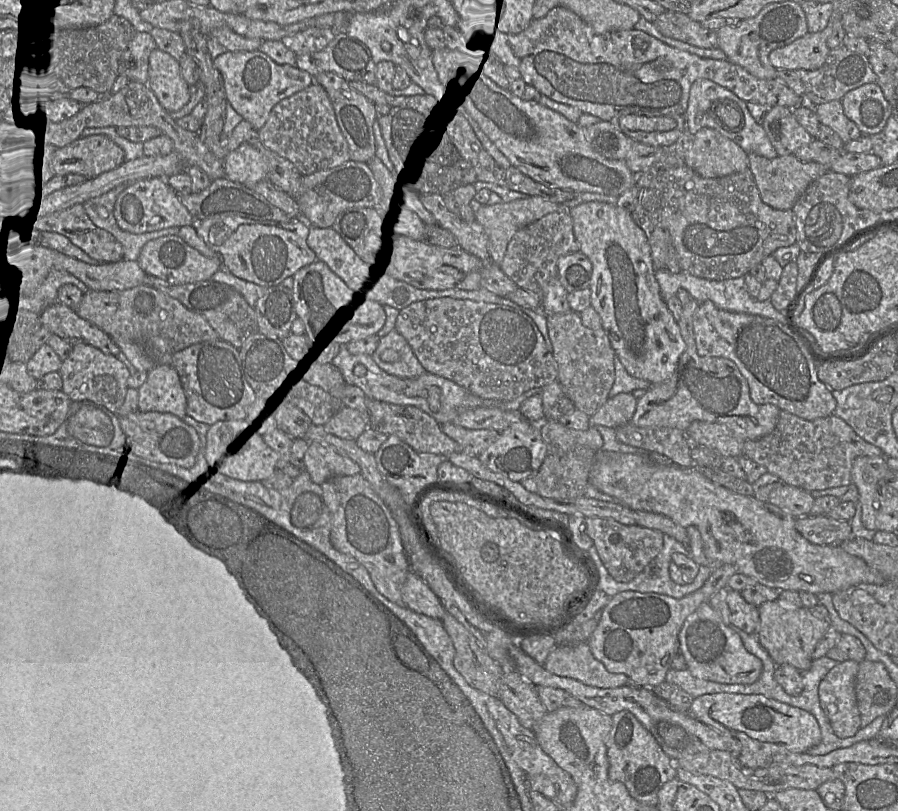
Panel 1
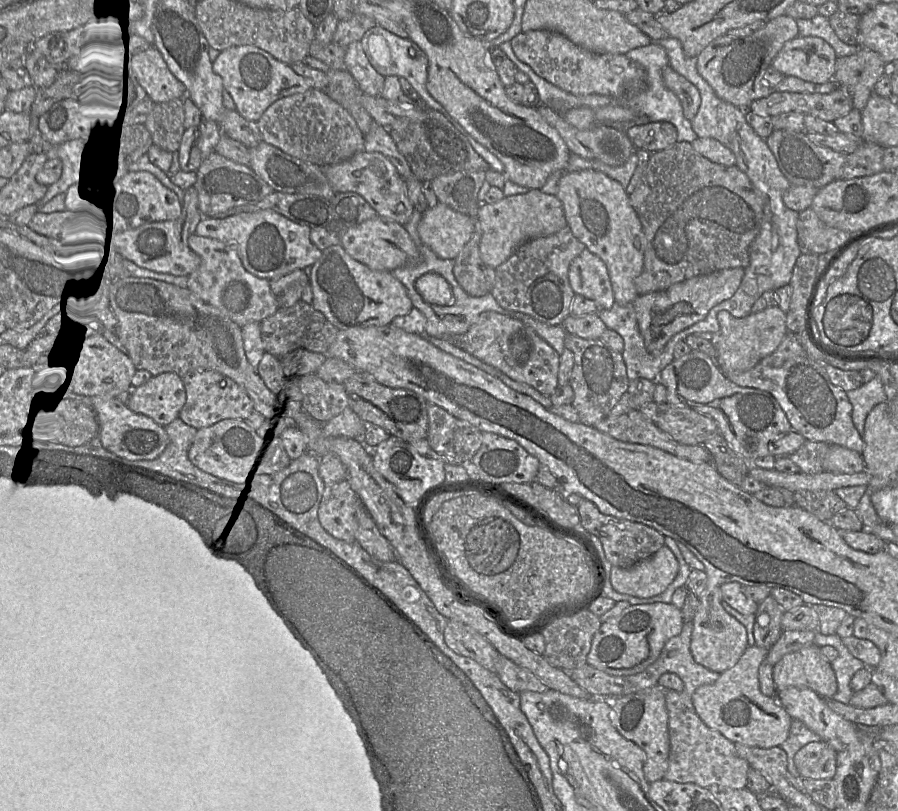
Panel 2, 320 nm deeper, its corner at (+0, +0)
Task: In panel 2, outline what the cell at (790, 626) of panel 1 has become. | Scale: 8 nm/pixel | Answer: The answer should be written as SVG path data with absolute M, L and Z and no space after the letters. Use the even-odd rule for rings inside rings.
M813 643L786 654L773 666L773 680L777 691L788 687L809 688L824 699L832 699L838 690L831 662Z

